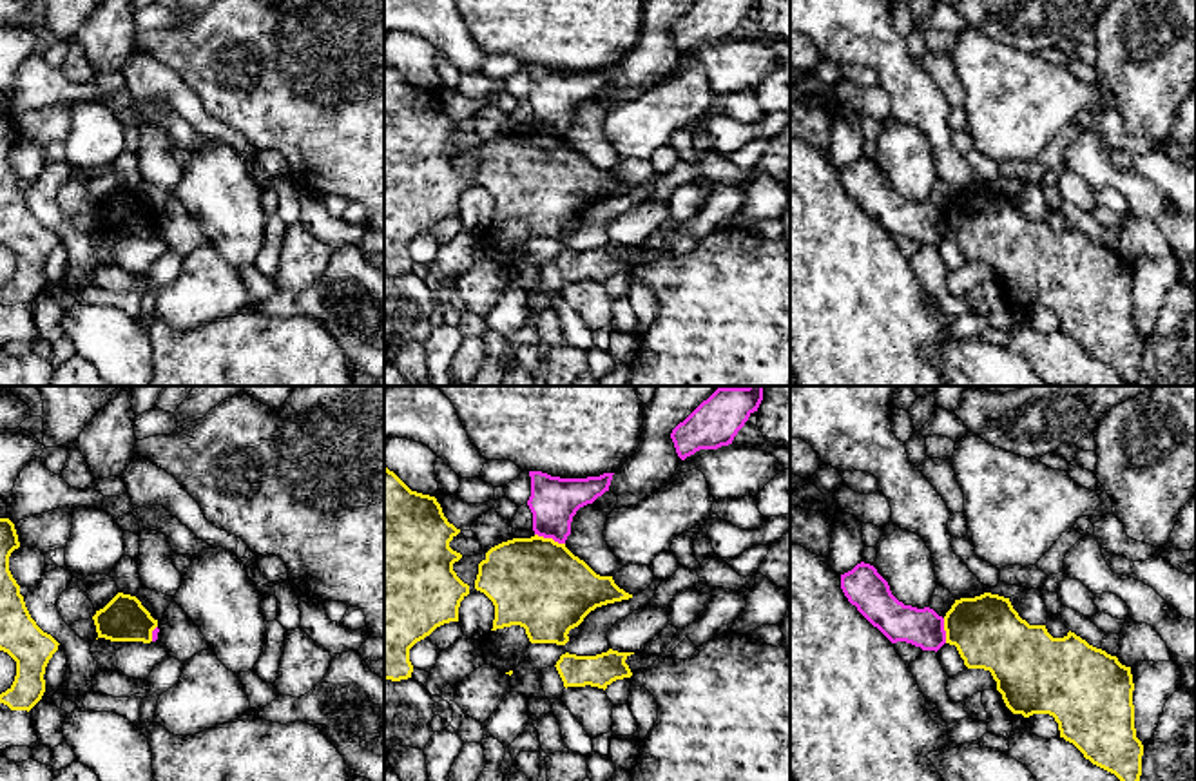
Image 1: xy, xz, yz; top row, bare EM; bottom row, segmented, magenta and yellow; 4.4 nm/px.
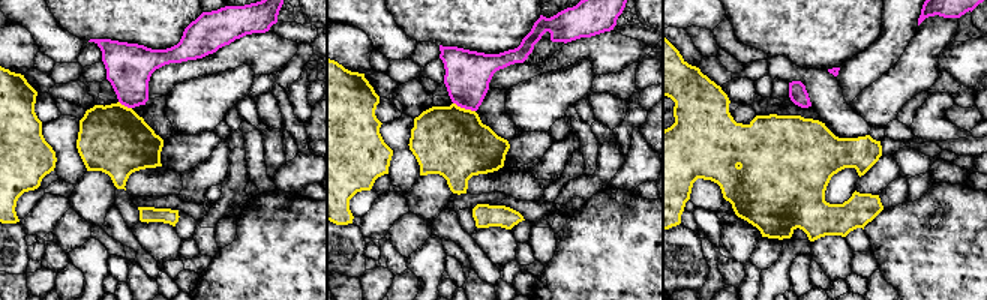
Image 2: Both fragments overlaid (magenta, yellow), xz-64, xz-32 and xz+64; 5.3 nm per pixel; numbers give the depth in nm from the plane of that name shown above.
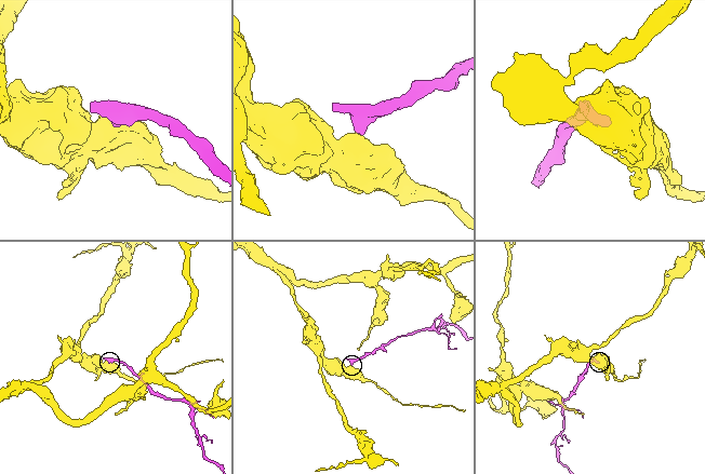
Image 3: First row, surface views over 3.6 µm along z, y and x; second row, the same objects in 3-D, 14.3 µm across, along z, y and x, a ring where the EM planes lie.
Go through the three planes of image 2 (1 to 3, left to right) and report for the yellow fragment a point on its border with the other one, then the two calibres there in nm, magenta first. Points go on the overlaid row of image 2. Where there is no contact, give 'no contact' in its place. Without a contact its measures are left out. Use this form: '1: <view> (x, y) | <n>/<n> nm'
1: xz-64 (125, 105) | 260/360 nm
2: xz-32 (464, 107) | 240/380 nm
3: no contact

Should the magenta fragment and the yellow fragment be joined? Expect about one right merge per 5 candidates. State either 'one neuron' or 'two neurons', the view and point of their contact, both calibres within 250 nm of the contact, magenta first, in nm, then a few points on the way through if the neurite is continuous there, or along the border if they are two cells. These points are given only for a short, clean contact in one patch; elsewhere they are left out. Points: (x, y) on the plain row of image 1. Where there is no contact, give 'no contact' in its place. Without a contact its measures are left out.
two neurons | xz (549, 131) | 220/400 nm | along xz (535, 127), (564, 138)

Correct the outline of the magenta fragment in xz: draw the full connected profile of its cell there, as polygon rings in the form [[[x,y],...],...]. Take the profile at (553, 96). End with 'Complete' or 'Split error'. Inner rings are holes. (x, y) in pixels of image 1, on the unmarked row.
[[[529,65],[533,125],[538,130],[565,138],[576,105],[609,85],[614,67],[587,72],[560,72],[542,65]]]. Complete

